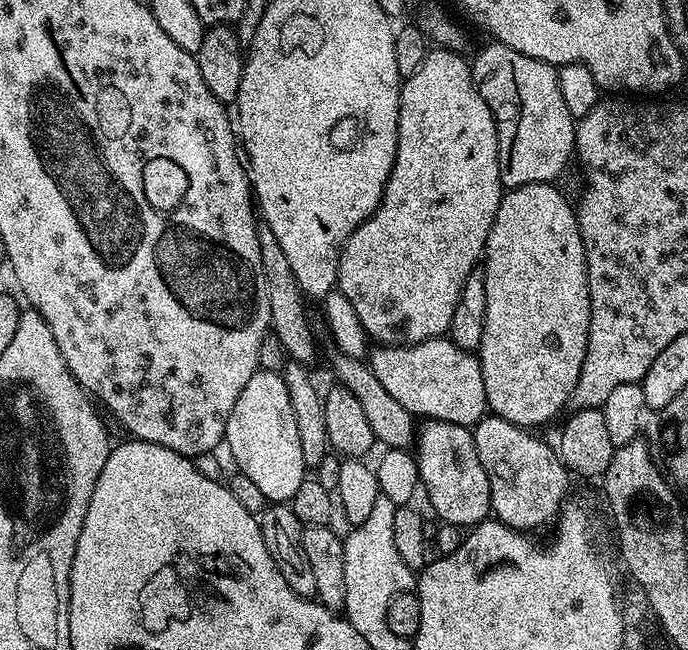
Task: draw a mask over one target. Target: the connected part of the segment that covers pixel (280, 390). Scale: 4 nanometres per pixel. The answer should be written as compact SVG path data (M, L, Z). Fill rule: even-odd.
M257 370L250 382L246 382L242 394L238 394L238 402L234 402L234 410L230 410L223 443L226 448L228 444L235 467L258 485L265 501L291 501L306 479L306 469L294 409L290 406L290 394L286 394L286 382L281 373Z

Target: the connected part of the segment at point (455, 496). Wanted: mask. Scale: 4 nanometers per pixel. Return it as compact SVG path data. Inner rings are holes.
M429 420L419 429L416 438L414 455L423 495L428 495L429 506L445 524L475 526L489 519L492 512L490 478L486 478L486 470L482 470L482 461L478 458L478 450L474 450L472 434L472 428Z

